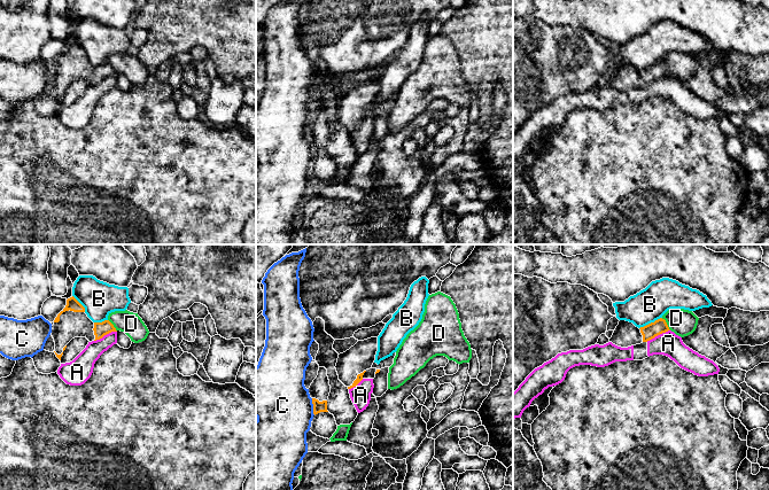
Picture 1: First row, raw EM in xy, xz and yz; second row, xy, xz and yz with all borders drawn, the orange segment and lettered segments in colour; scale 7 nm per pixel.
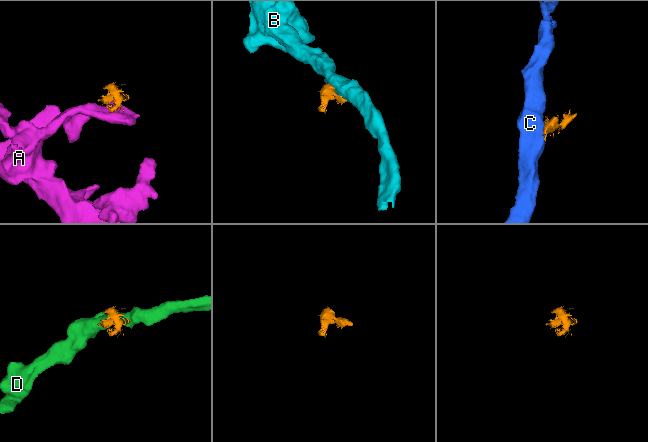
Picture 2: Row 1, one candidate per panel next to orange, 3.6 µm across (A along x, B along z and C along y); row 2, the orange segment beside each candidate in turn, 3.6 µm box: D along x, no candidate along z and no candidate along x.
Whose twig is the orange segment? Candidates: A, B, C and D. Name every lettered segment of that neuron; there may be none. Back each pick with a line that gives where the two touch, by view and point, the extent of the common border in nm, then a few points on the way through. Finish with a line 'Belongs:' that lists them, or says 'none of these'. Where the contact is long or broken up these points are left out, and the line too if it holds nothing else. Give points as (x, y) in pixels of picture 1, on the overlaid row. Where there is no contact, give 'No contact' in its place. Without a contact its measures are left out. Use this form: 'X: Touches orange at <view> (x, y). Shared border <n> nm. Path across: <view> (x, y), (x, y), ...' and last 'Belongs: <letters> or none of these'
Belongs: none of these

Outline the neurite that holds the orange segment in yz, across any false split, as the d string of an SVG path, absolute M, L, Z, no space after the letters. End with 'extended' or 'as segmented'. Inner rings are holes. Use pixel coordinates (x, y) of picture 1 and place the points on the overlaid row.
M662 318L640 328L636 327L632 322L620 320L609 342L621 348L628 348L647 342L668 330L670 329Z | extended

